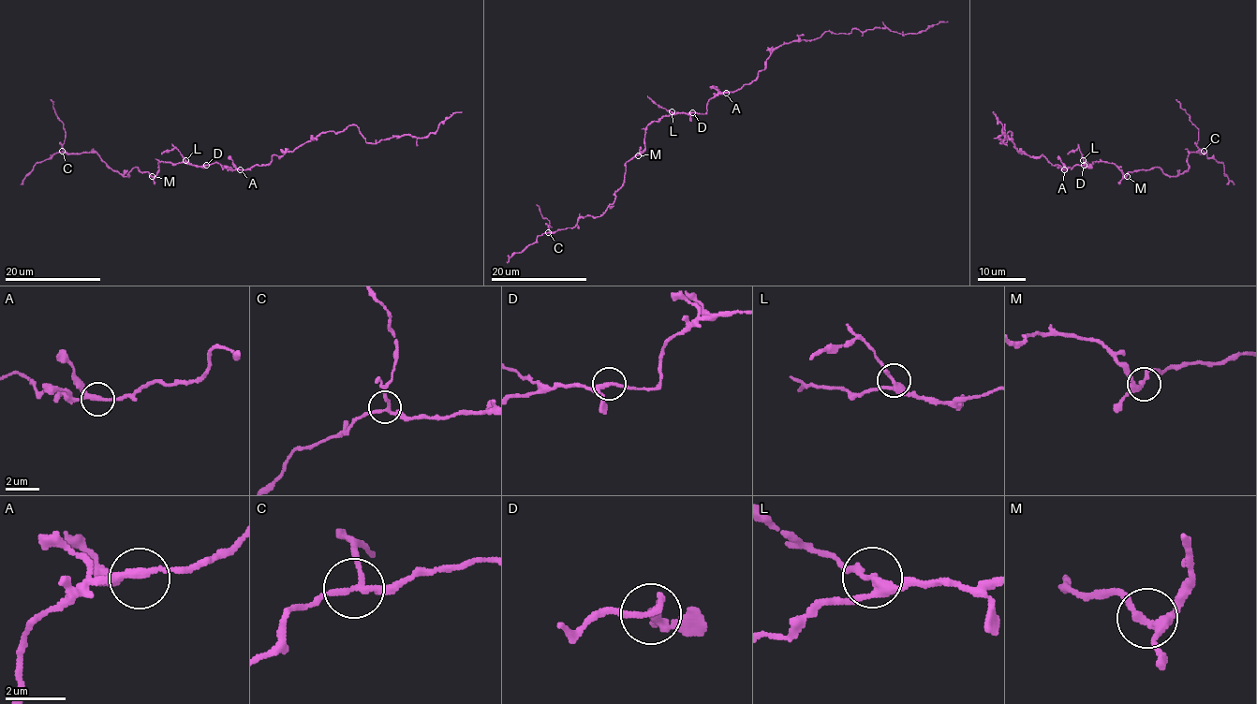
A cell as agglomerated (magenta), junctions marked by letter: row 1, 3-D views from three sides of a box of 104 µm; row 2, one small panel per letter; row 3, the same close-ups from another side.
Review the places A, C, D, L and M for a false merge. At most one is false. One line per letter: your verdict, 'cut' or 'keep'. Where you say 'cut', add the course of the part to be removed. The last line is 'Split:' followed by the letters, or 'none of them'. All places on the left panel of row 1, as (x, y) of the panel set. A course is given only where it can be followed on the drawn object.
A: keep
C: keep
D: keep
L: cut; course (185, 160), (176, 148), (167, 150), (161, 154)
M: keep
Split: L

